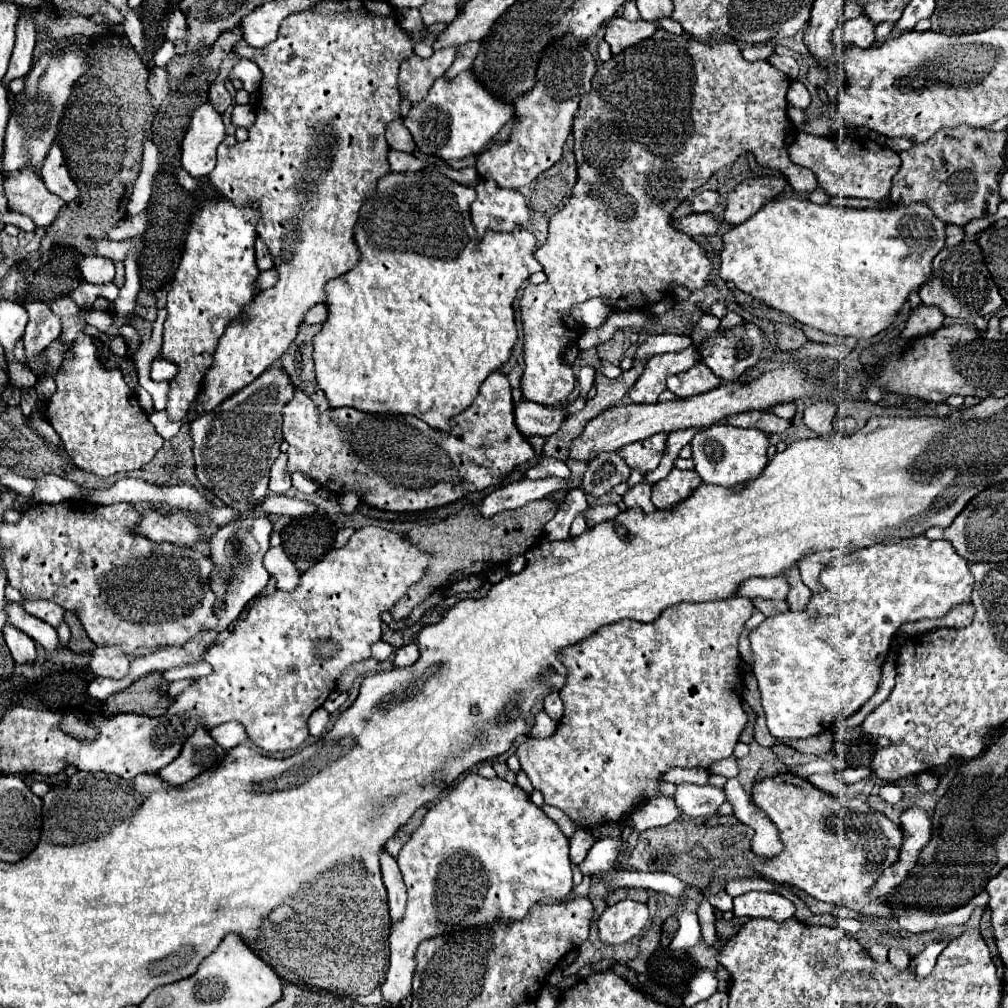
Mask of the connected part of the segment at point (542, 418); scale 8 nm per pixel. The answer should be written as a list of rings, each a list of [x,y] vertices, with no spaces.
[[[581,392],[581,396],[567,408],[545,408],[529,400],[519,400],[515,404],[515,422],[525,436],[543,436],[543,438],[553,436],[567,414],[583,408],[585,396],[587,394]]]

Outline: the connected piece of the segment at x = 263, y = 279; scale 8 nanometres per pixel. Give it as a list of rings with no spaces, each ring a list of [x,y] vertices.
[[[275,270],[261,272],[261,274],[259,274],[259,278],[257,278],[257,290],[259,290],[259,292],[263,292],[263,290],[271,288],[275,282],[277,282],[277,272],[275,272]]]

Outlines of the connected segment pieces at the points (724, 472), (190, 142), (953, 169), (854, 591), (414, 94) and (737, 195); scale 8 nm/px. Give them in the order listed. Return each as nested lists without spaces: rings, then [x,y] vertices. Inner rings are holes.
[[[729,424],[703,428],[691,440],[695,470],[699,472],[703,482],[727,488],[757,478],[769,462],[767,448],[769,448],[769,438],[765,432],[757,428],[735,428]]]
[[[207,102],[193,112],[187,134],[181,142],[181,164],[195,176],[209,176],[215,168],[215,150],[225,138],[225,124],[217,108]]]
[[[943,128],[927,140],[925,144],[917,144],[913,150],[899,152],[901,156],[901,168],[893,176],[893,188],[891,188],[891,200],[897,204],[915,204],[923,202],[927,204],[935,216],[945,224],[957,224],[963,226],[965,222],[981,216],[989,216],[997,212],[997,204],[1001,202],[997,192],[997,180],[1003,164],[1003,150],[1005,150],[1005,130],[1001,132],[987,132],[983,128]]]
[[[927,536],[909,538],[899,544],[875,544],[829,562],[819,576],[823,592],[813,594],[805,610],[789,608],[765,618],[761,626],[749,632],[753,674],[759,682],[769,732],[779,740],[809,738],[855,714],[877,692],[881,668],[897,630],[921,618],[945,618],[953,606],[971,600],[973,582],[969,562],[955,552],[953,544],[929,540]]]
[[[459,46],[441,48],[431,58],[419,58],[413,54],[401,64],[399,92],[405,94],[413,104],[417,104],[417,100],[423,100],[433,80],[443,76],[443,72],[453,64],[457,50]]]
[[[749,178],[741,182],[735,190],[727,192],[727,204],[723,220],[729,226],[737,226],[751,218],[767,200],[775,198],[785,188],[783,178]]]

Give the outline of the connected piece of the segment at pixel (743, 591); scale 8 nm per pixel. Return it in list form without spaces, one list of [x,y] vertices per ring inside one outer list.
[[[777,576],[777,578],[749,578],[737,588],[737,596],[745,598],[771,598],[771,600],[783,600],[789,592],[789,584]]]

